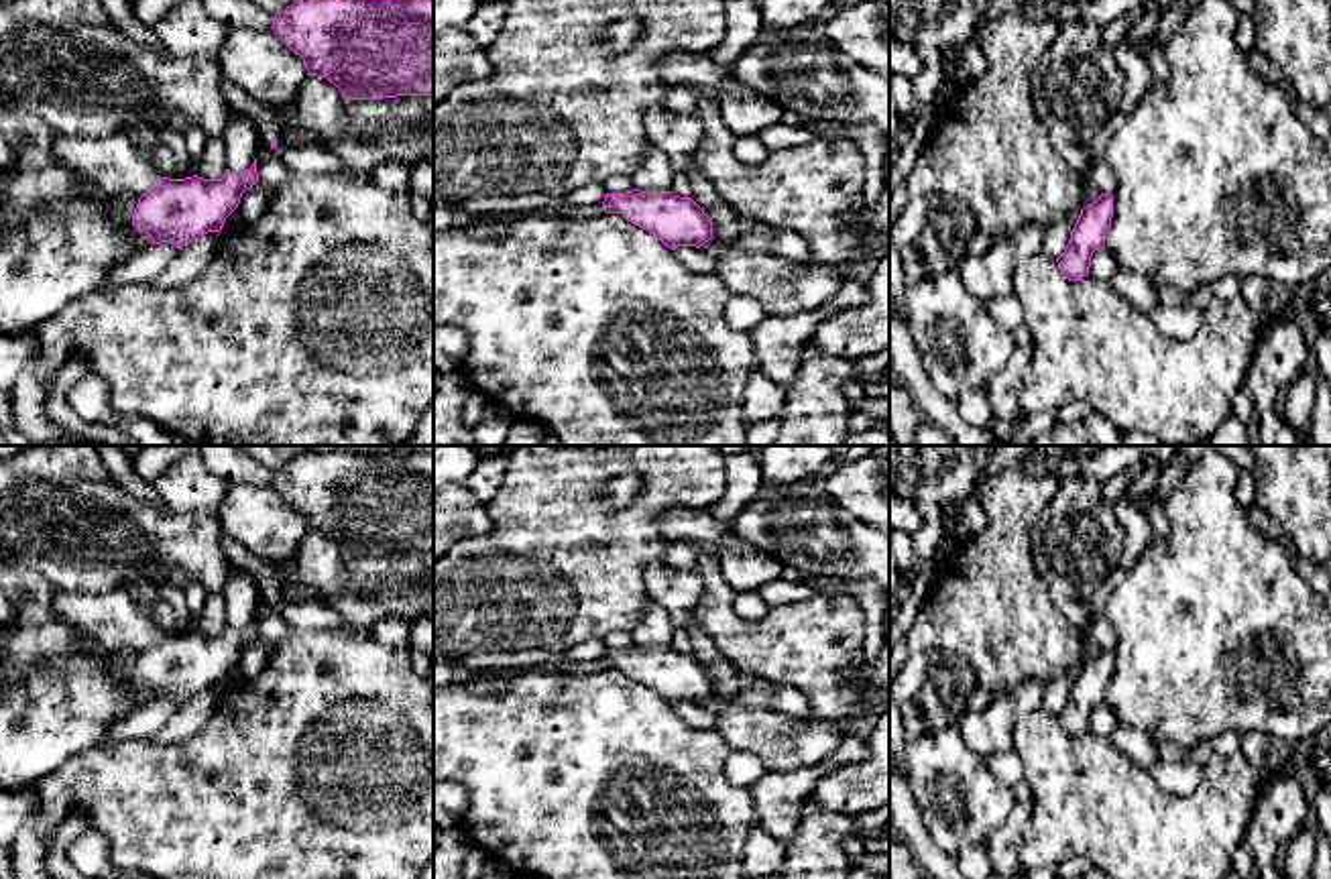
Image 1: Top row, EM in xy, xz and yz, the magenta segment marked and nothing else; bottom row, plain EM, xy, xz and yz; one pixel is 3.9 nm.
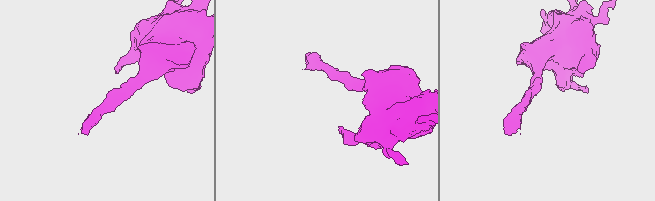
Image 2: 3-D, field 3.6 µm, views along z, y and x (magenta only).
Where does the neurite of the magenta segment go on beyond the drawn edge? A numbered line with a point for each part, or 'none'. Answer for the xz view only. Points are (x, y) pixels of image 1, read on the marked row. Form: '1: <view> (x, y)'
none

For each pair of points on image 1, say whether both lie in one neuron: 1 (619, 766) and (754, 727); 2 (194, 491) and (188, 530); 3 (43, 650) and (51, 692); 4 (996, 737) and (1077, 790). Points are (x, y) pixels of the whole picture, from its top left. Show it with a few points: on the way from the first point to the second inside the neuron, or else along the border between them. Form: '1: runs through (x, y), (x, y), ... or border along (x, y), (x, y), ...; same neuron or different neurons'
1: border along (715, 729), (731, 749); different neurons
2: border along (165, 505), (214, 513); different neurons
3: border along (92, 652), (60, 652), (35, 660), (21, 672); different neurons
4: border along (1018, 717), (1010, 747); different neurons

